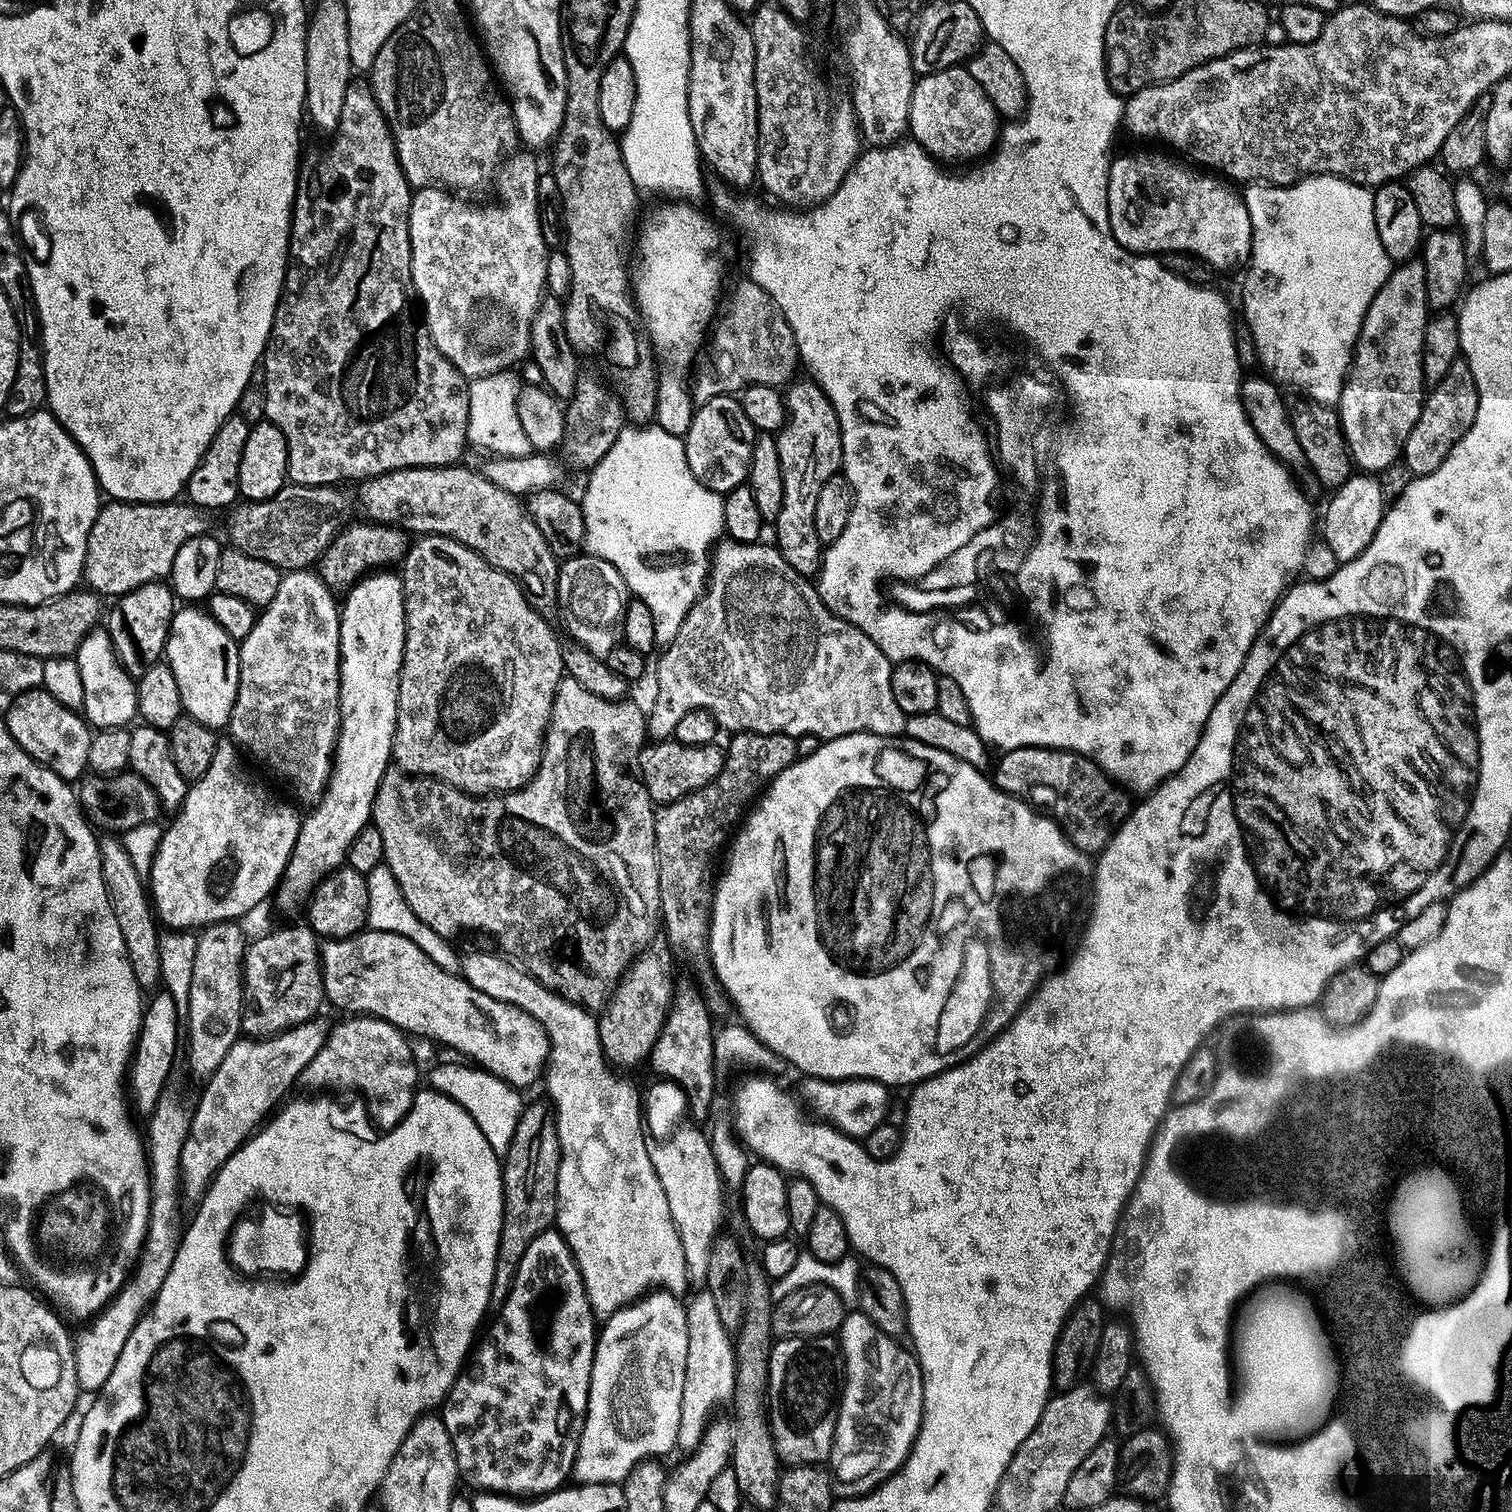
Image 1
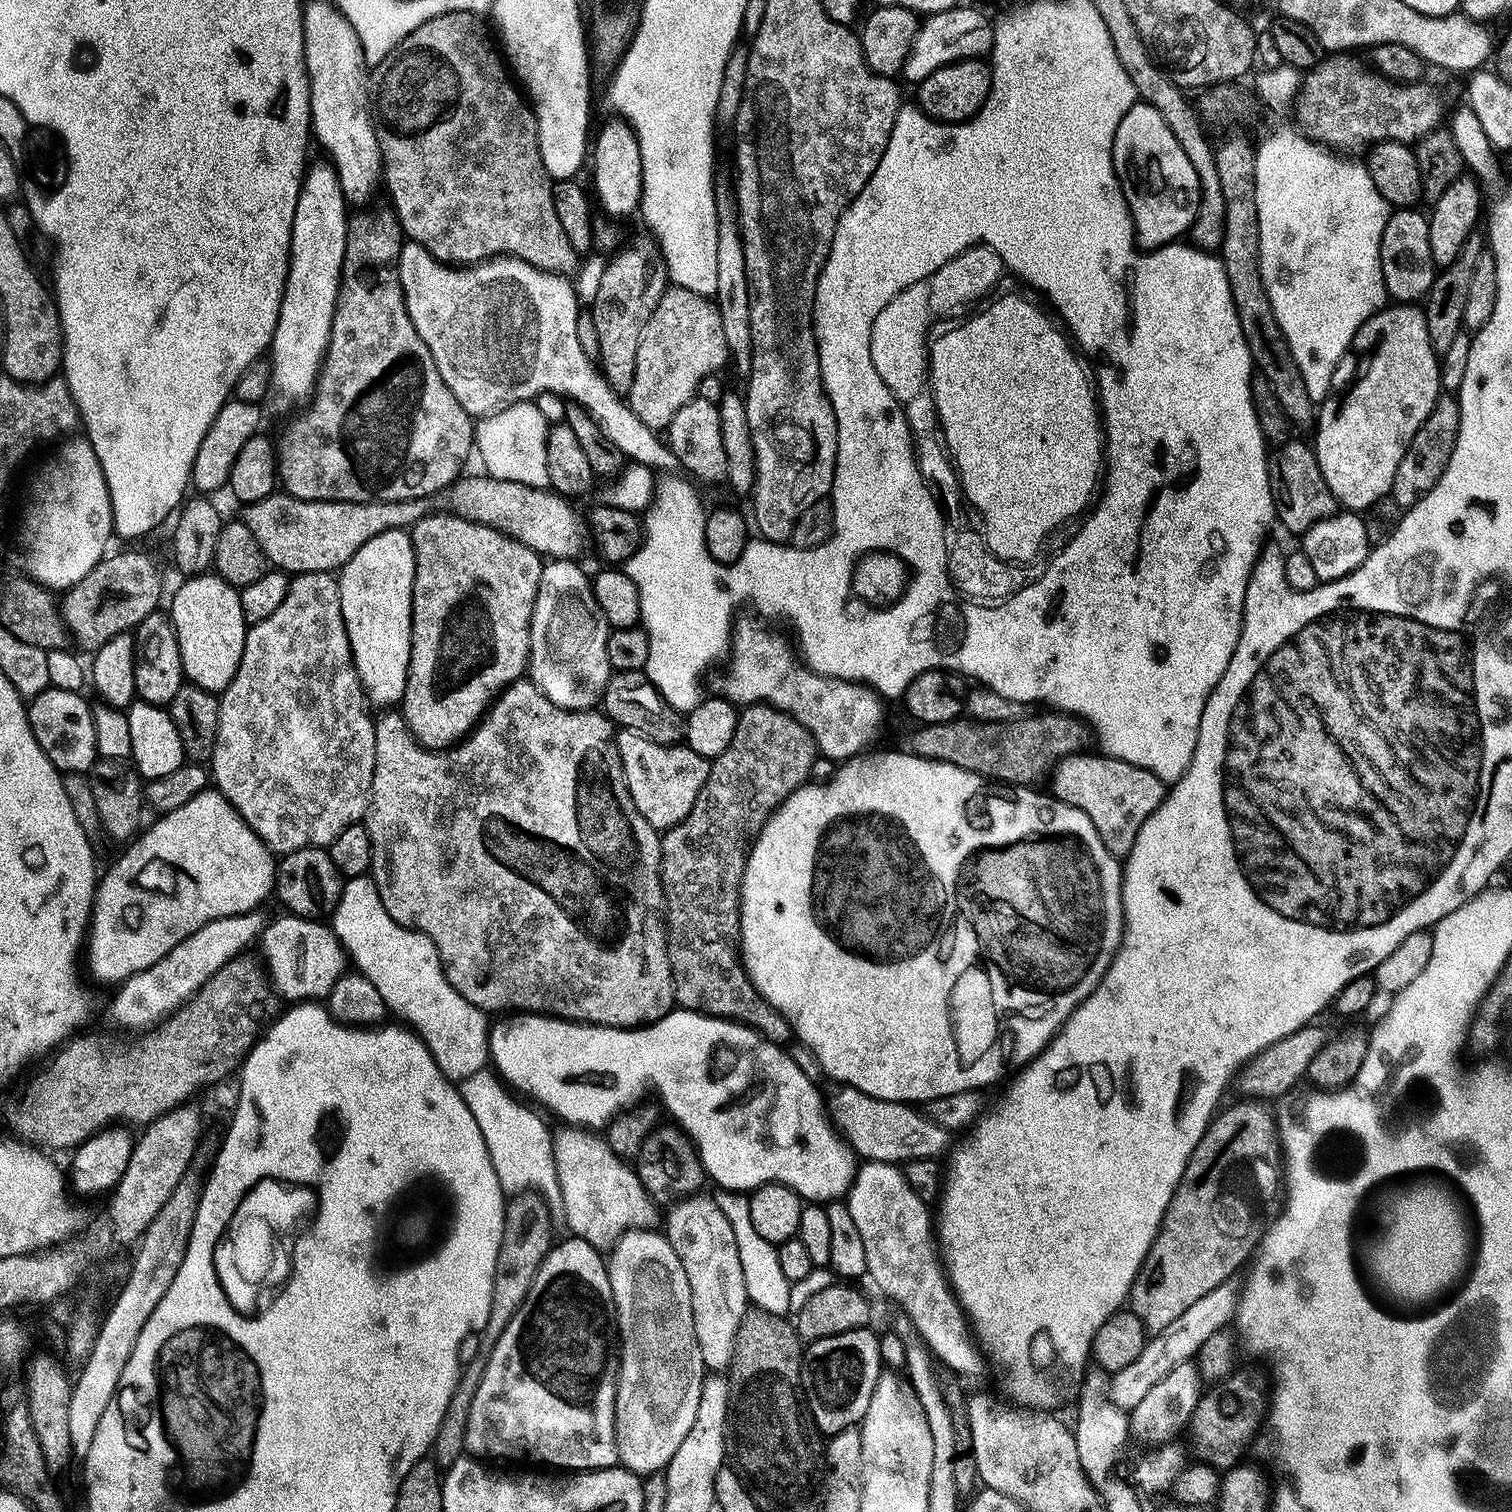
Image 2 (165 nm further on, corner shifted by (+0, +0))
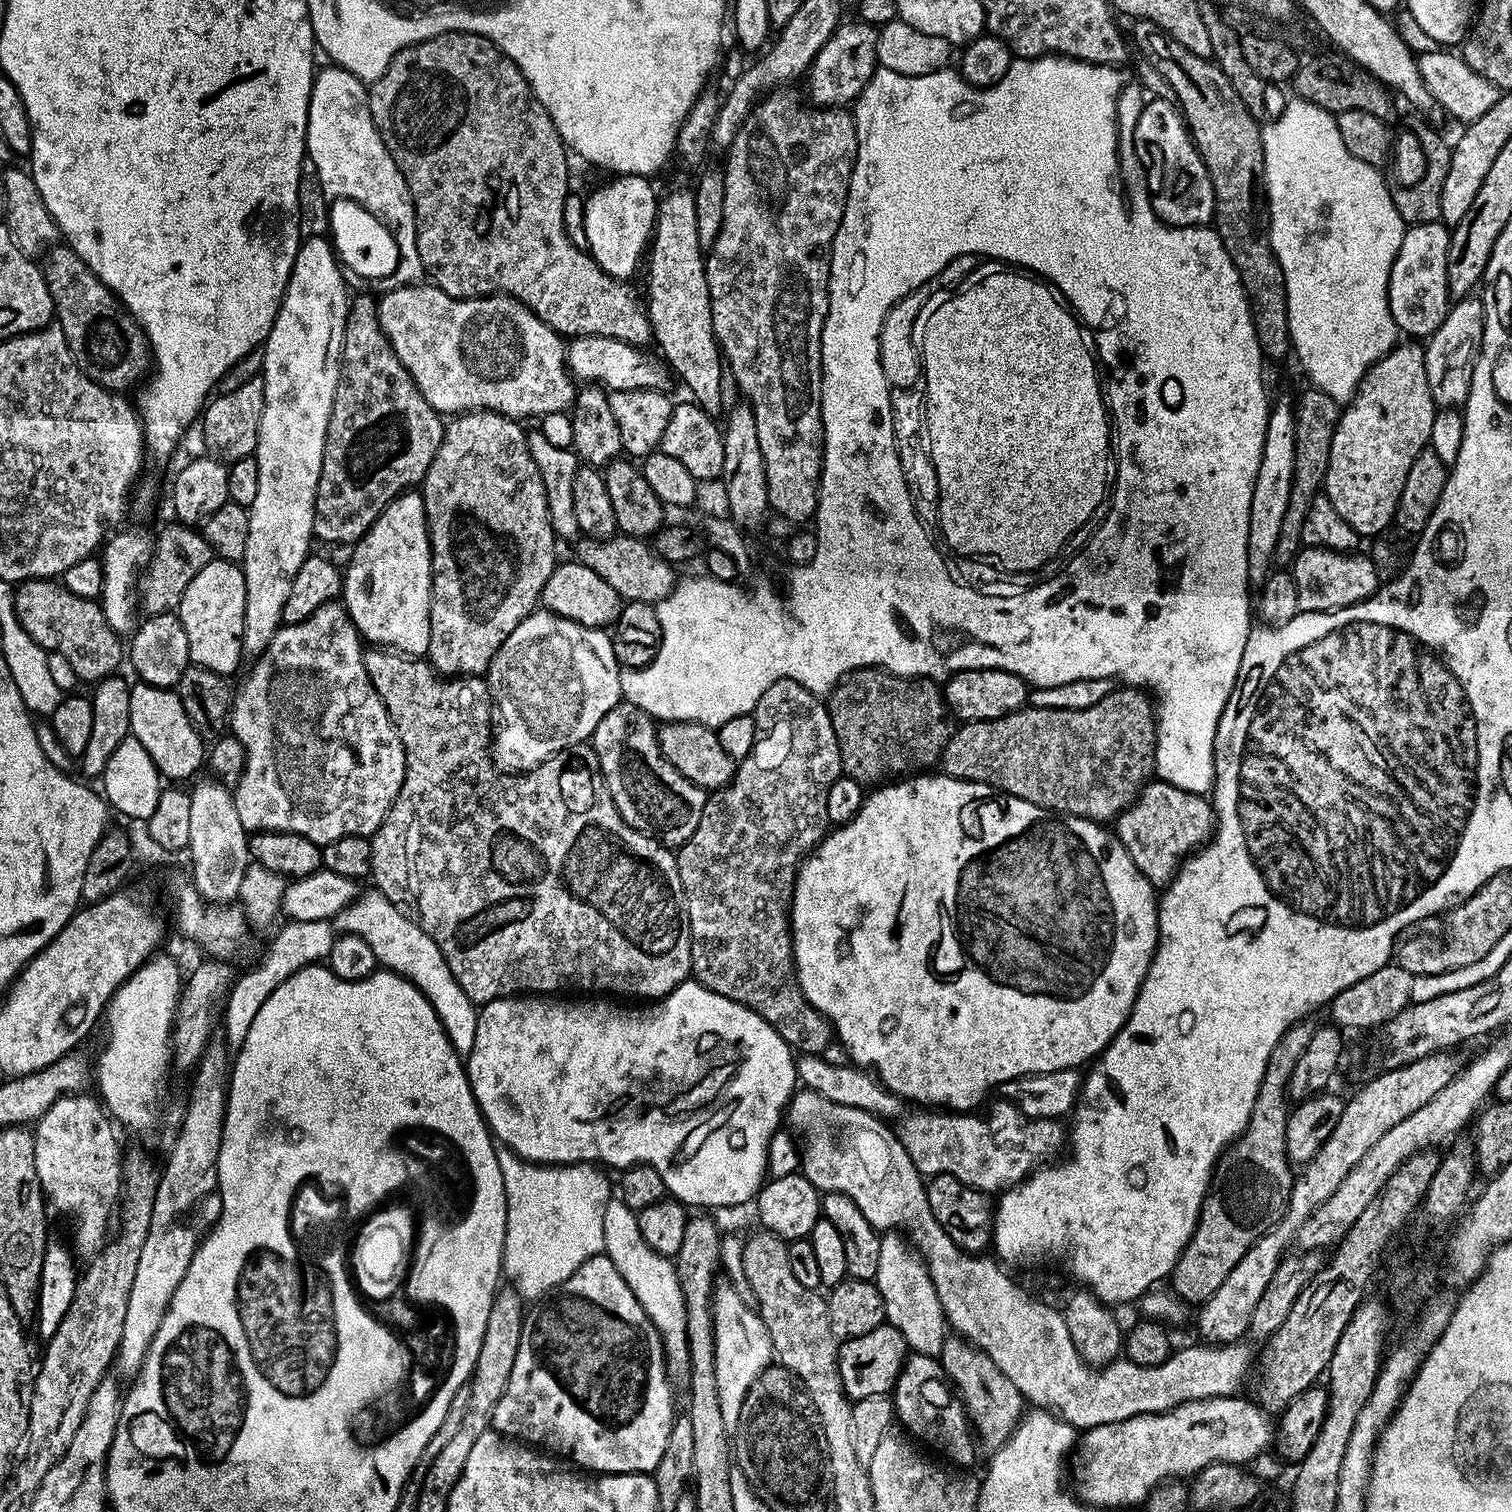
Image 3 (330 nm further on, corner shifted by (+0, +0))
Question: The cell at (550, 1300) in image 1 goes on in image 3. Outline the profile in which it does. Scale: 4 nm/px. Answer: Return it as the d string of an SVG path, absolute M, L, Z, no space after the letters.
M606 1254L591 1256L566 1282L552 1289L546 1296L541 1296L525 1311L522 1326L522 1342L518 1342L518 1355L514 1358L514 1370L510 1370L510 1382L506 1382L506 1390L502 1398L498 1398L498 1406L494 1406L491 1431L499 1432L517 1442L529 1446L539 1446L557 1457L565 1456L573 1460L581 1469L592 1474L615 1474L618 1472L655 1473L658 1462L662 1462L662 1454L666 1454L666 1442L670 1438L670 1430L674 1423L672 1416L672 1384L668 1374L668 1365L664 1358L664 1342L660 1339L654 1322L642 1310L638 1298L634 1298L634 1290L626 1286L626 1278L618 1274L614 1262Z

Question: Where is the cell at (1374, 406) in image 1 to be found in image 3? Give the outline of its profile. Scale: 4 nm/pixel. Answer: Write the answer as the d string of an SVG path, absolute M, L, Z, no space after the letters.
M1416 342L1397 343L1382 359L1377 360L1360 380L1355 396L1341 411L1336 433L1330 442L1330 458L1322 492L1330 498L1330 502L1334 502L1334 510L1338 510L1338 514L1342 514L1342 518L1346 518L1346 522L1350 522L1361 537L1375 538L1389 531L1396 519L1402 486L1406 486L1406 474L1410 474L1414 458L1429 447L1437 411L1438 406L1430 394L1430 382L1426 382L1424 349Z

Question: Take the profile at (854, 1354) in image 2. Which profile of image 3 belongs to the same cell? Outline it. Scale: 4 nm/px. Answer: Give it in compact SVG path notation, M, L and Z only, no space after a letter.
M893 1324L878 1325L870 1334L850 1338L839 1345L836 1365L840 1371L840 1381L849 1400L855 1402L862 1398L888 1396L895 1389L896 1379L900 1377L900 1367L908 1359L910 1349L906 1338L898 1334Z

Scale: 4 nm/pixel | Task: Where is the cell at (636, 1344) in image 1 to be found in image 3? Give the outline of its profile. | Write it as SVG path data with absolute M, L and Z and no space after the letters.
M619 1198L609 1199L602 1214L602 1238L604 1252L610 1258L610 1262L614 1262L618 1274L626 1278L626 1286L634 1290L634 1298L638 1298L642 1310L646 1310L650 1322L654 1322L660 1339L664 1342L664 1358L668 1365L669 1377L677 1381L680 1379L680 1382L687 1381L692 1367L686 1330L686 1302L675 1263L669 1257L655 1252L646 1242L646 1238L642 1238L642 1230L638 1230L636 1213Z

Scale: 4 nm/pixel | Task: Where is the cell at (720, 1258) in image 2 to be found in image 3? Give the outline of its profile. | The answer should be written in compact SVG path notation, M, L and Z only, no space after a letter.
M731 1282L717 1283L712 1289L714 1378L718 1381L718 1406L722 1408L722 1422L730 1430L740 1423L740 1411L748 1391L774 1360L770 1334L760 1313L746 1306L740 1291Z

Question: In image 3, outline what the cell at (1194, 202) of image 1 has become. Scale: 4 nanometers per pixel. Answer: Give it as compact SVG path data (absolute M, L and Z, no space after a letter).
M1149 99L1134 126L1134 146L1148 173L1148 194L1156 217L1173 228L1194 228L1213 223L1216 195L1184 117L1173 102Z

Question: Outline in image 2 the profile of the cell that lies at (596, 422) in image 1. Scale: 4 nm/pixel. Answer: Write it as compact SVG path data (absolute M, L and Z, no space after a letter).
M651 235L636 236L629 248L622 248L605 266L590 306L594 331L598 334L598 367L606 383L617 394L627 394L630 390L634 362L638 362L638 337L642 335L642 326L646 326L650 314L654 314L658 298L662 298L664 289L670 284L667 264L659 244Z

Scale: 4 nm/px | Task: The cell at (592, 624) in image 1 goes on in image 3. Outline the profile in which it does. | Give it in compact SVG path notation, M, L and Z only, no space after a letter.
M547 610L531 612L502 642L494 654L486 673L486 688L490 693L494 712L500 715L500 733L496 736L496 749L490 756L496 759L504 774L531 772L552 756L567 752L591 741L598 722L614 705L621 703L620 673L612 637L605 629L587 628L573 620L556 616Z

